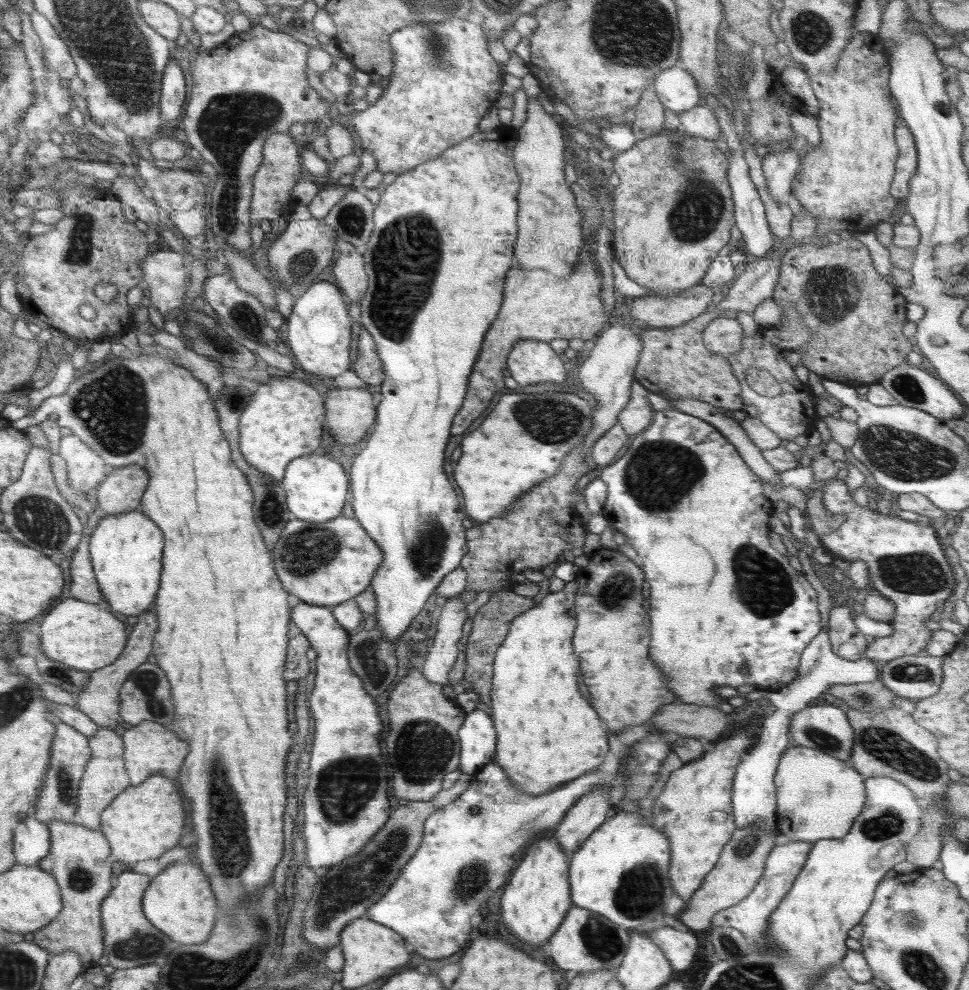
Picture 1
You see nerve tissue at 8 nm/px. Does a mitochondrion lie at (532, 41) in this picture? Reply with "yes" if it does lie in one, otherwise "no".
no

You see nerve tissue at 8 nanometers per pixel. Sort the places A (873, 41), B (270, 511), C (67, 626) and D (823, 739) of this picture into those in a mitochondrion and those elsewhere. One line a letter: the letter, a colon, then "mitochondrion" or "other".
A: other
B: mitochondrion
C: other
D: mitochondrion

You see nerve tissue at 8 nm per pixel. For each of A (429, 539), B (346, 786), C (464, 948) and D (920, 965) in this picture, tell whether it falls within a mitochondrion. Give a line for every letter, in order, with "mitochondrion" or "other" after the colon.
A: mitochondrion
B: mitochondrion
C: other
D: mitochondrion

